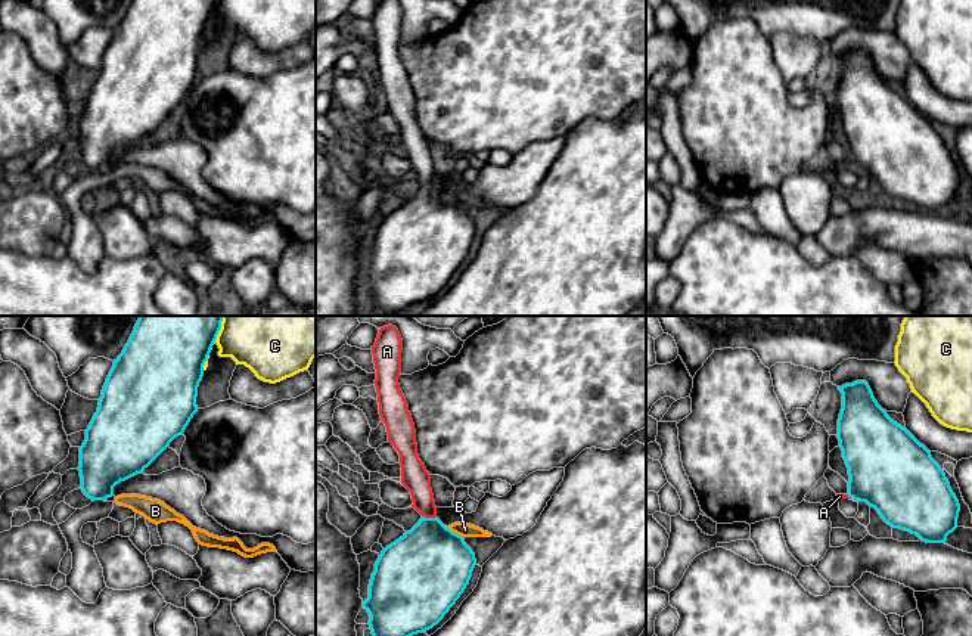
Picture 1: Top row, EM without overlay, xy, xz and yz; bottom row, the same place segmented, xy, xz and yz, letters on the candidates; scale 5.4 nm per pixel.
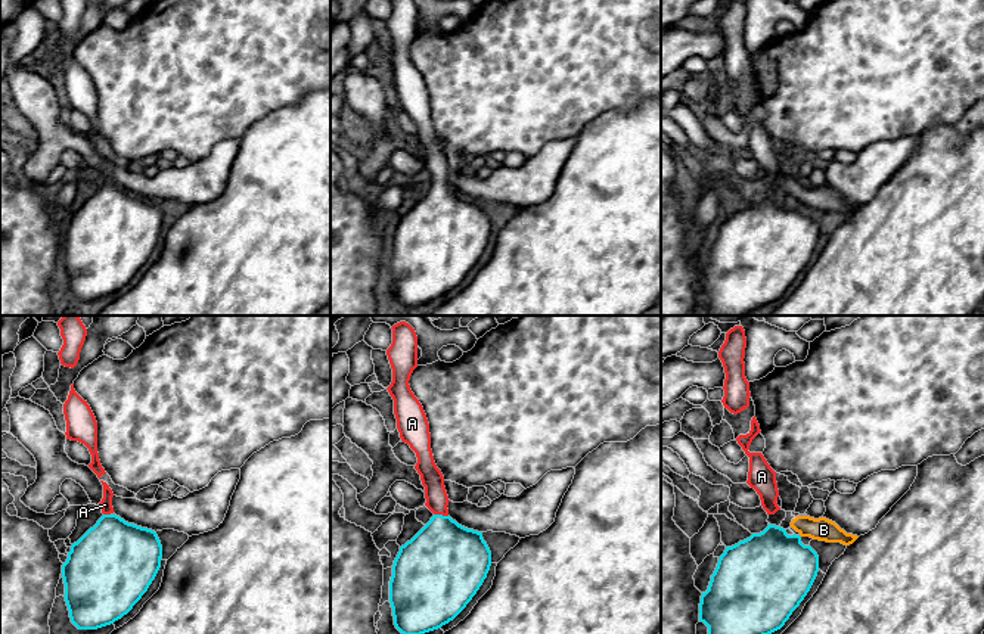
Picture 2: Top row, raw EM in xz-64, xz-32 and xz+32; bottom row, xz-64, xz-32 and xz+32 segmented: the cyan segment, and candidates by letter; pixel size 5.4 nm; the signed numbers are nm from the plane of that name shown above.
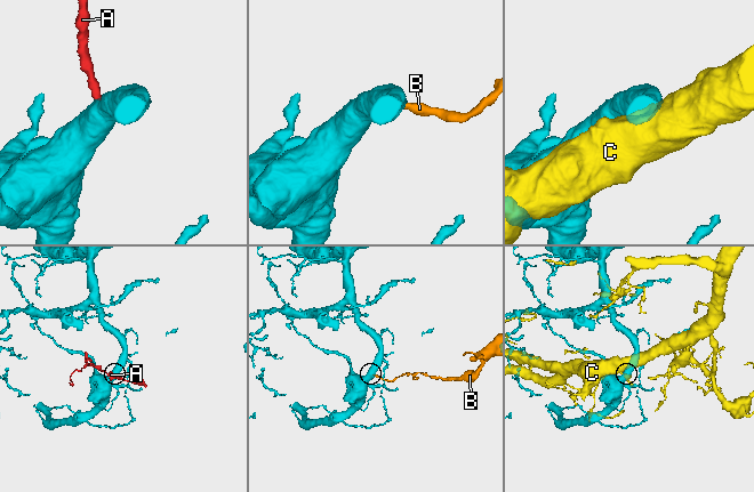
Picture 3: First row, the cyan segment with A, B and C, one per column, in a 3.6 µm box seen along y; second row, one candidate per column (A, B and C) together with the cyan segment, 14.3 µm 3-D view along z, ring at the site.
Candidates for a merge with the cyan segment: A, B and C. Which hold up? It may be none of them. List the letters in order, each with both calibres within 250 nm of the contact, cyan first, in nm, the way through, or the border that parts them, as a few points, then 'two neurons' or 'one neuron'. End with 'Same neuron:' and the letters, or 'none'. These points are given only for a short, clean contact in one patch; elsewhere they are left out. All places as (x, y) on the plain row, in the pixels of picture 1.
A: calibres 420 and 150 nm; way xz (429, 233), (429, 188), (415, 146); one neuron
B: calibres 460 and 80 nm; two neurons
C: calibres 440 and 20 nm; two neurons
Same neuron: A

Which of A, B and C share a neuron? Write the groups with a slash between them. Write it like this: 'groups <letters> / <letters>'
groups A / B / C

